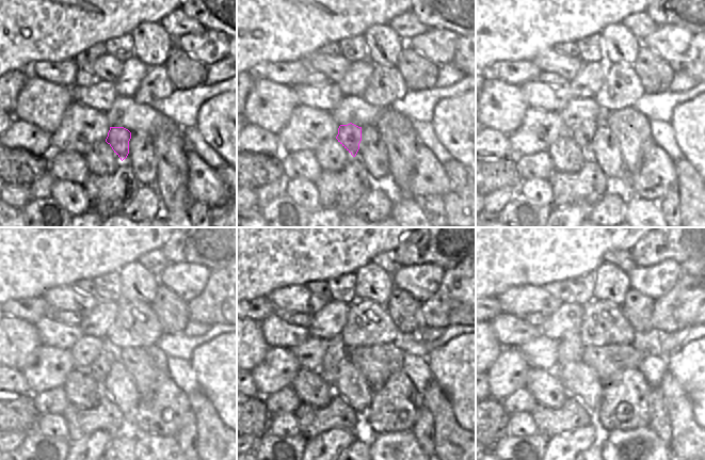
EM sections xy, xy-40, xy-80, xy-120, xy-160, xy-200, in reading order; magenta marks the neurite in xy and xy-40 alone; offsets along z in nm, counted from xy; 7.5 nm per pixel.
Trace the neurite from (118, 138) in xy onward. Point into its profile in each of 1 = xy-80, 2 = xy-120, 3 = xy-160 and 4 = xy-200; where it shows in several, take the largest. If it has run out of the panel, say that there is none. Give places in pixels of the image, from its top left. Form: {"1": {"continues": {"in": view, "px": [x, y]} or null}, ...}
{"1": {"continues": {"in": "xy-80", "px": [582, 133]}}, "2": {"continues": {"in": "xy-120", "px": [99, 369]}}, "3": {"continues": {"in": "xy-160", "px": [336, 353]}}, "4": {"continues": {"in": "xy-200", "px": [570, 349]}}}

